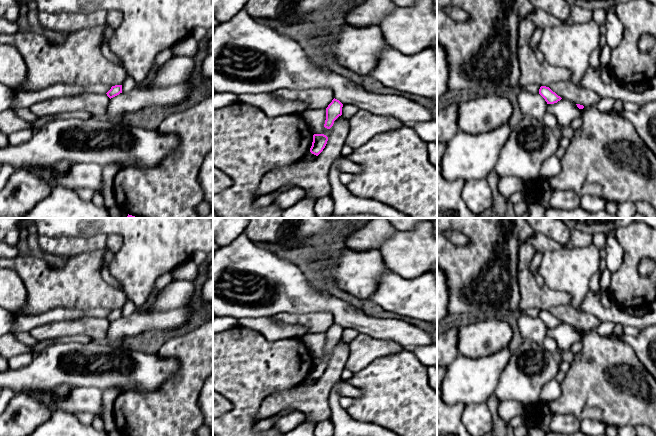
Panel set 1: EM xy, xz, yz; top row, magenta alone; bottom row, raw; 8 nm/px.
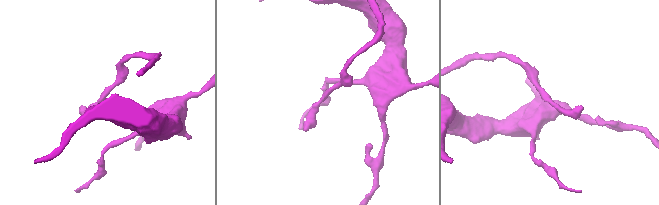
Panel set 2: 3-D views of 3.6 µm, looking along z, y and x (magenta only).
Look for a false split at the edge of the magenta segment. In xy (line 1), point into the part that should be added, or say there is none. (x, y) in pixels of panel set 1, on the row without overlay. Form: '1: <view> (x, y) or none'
1: none

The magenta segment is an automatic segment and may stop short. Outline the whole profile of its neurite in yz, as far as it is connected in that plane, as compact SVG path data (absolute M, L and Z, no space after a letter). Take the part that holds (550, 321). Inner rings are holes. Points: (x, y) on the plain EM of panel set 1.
M541 310L539 318L545 323L547 328L554 328L560 325L562 322L553 316L549 311Z

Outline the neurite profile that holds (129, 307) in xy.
M128 298L126 299L126 302L121 309L122 309L122 317L128 317L137 310L134 303Z

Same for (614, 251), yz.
M609 232L606 234L605 244L604 251L606 253L606 268L611 273L614 273L620 268L623 262L624 248L618 242L614 232Z

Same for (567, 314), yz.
M569 304L553 307L549 312L561 322L589 332L596 330L601 323L596 316L579 311Z

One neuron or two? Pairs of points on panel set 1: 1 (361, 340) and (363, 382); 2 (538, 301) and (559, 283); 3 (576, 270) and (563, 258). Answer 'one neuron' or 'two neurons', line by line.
1: two neurons
2: two neurons
3: one neuron

